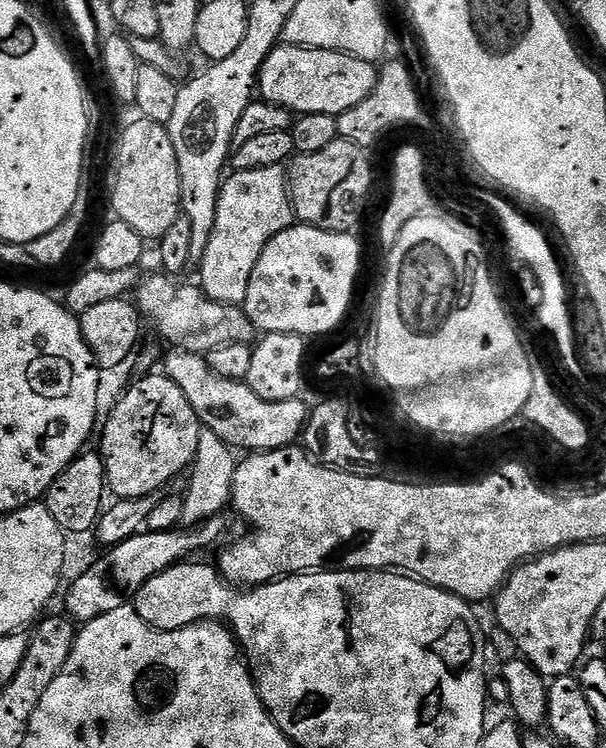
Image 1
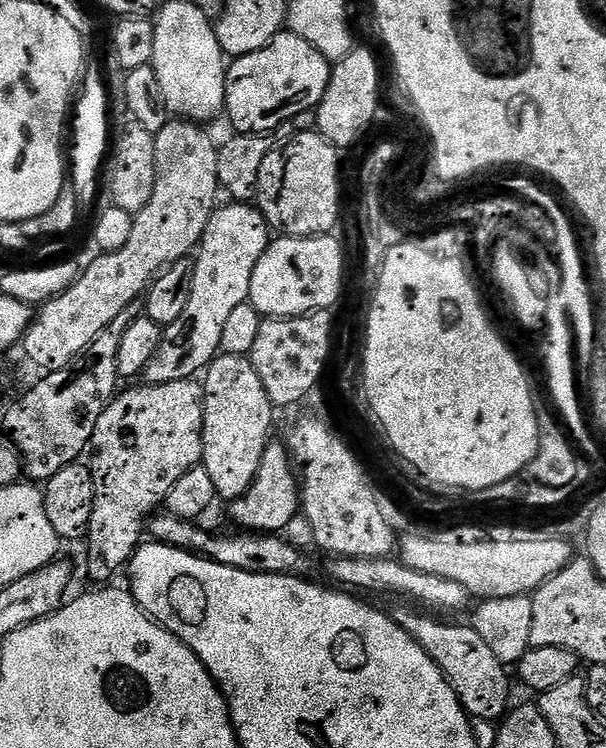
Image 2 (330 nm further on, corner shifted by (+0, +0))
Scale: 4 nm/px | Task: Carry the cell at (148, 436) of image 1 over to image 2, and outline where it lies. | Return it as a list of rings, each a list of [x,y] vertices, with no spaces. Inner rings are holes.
[[[195,379],[179,380],[178,382],[166,382],[165,384],[149,384],[145,383],[144,388],[132,388],[129,392],[121,391],[109,403],[108,407],[98,418],[97,425],[94,426],[92,439],[90,443],[90,455],[92,454],[92,464],[90,463],[90,471],[92,473],[92,487],[96,489],[96,496],[92,500],[92,513],[90,514],[90,522],[88,523],[88,535],[86,543],[88,543],[88,572],[94,579],[100,580],[96,582],[108,582],[116,571],[123,569],[131,560],[133,552],[140,547],[142,537],[146,532],[146,521],[152,513],[157,511],[156,508],[167,501],[170,489],[174,487],[174,482],[178,482],[178,478],[182,478],[182,474],[186,474],[191,468],[197,467],[203,461],[202,454],[202,426],[204,425],[204,389]]]

